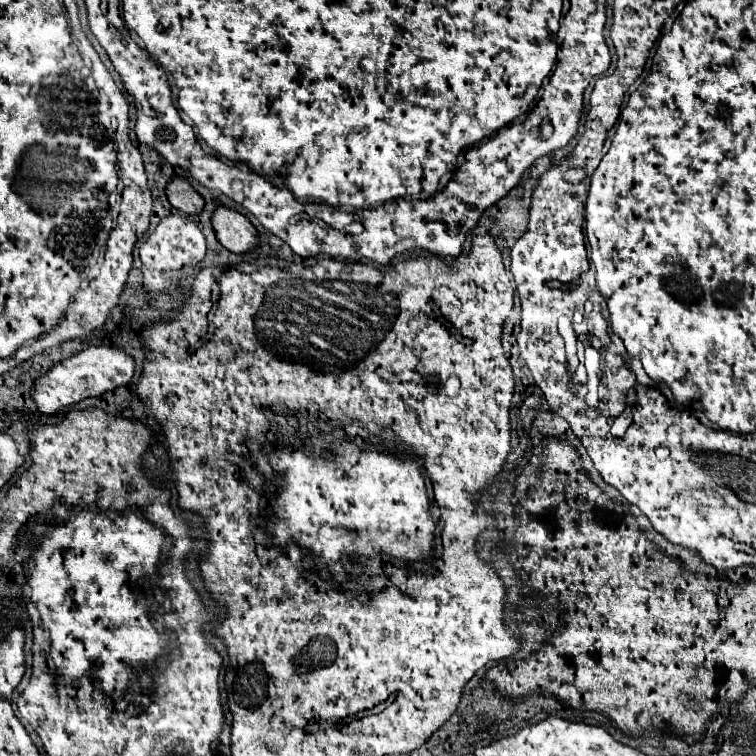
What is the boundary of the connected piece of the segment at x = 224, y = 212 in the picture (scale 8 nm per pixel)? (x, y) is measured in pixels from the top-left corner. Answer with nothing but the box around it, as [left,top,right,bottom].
[212,206,256,254]

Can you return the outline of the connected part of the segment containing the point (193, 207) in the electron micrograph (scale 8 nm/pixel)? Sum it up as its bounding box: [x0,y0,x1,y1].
[166,176,204,216]

